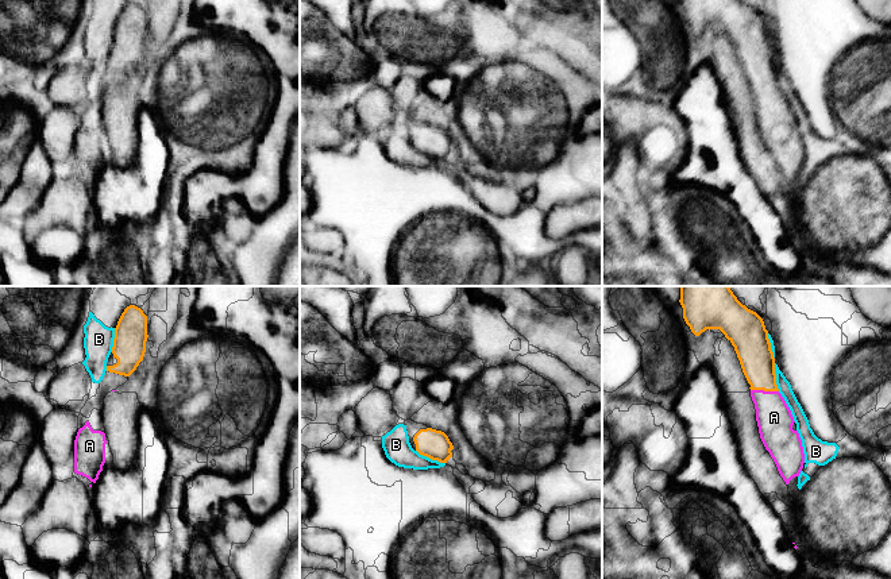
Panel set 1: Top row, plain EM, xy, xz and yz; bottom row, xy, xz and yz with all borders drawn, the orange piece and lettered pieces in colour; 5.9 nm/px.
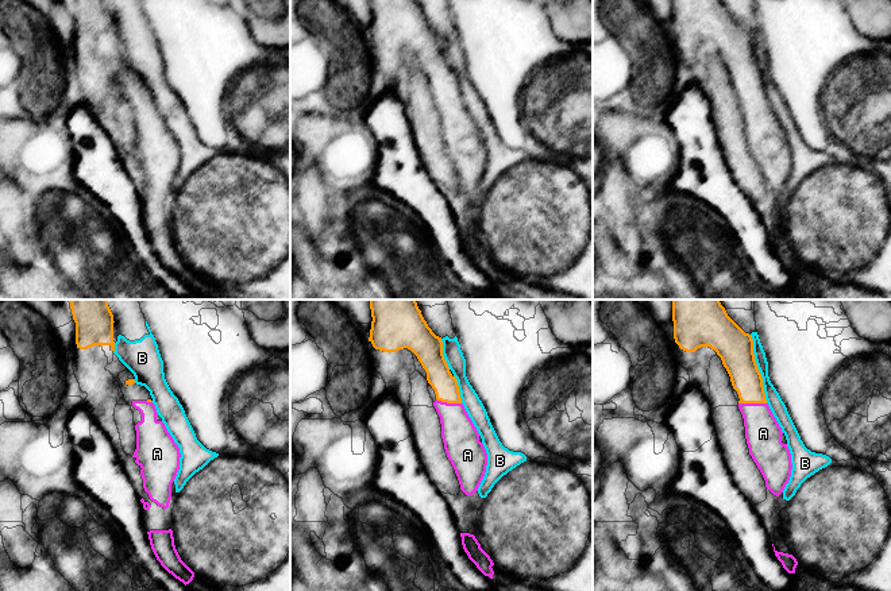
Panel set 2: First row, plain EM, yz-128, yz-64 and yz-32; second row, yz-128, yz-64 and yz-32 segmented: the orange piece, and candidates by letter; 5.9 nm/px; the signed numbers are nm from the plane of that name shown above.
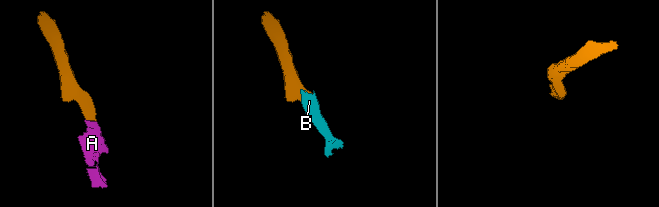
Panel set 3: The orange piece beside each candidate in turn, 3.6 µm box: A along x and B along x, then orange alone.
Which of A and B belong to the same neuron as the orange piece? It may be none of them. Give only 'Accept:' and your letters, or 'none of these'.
Accept: A

